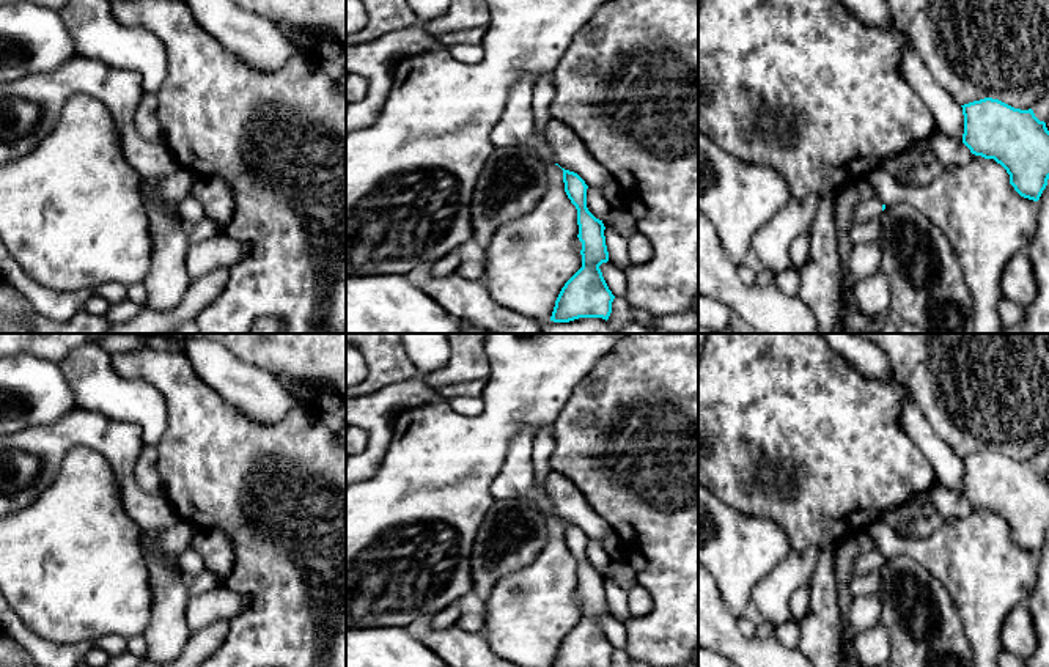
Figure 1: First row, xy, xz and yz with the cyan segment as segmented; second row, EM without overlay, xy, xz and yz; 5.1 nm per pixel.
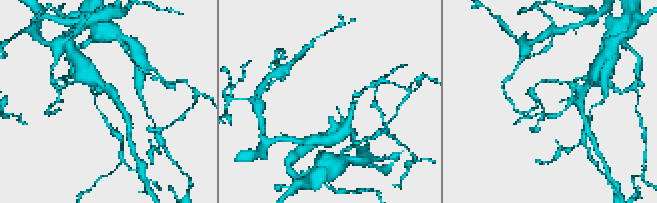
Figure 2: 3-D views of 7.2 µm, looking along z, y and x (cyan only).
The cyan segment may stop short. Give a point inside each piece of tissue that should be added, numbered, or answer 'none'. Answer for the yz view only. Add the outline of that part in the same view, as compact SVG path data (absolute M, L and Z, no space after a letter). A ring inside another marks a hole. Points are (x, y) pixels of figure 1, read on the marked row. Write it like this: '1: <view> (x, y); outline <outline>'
1: yz (872, 208); outline M876 197L862 201L854 209L852 223L856 228L862 228L870 219L878 219L881 212L882 212L882 203Z

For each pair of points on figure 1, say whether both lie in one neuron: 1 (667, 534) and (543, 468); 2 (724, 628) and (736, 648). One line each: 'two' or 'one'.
1: two
2: one

